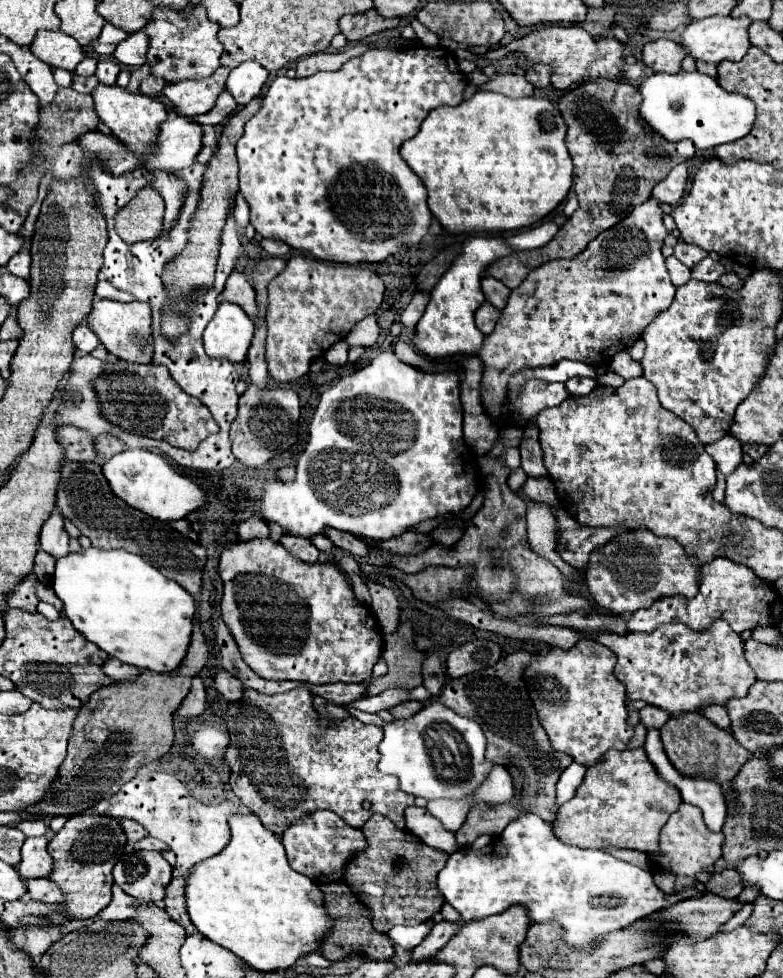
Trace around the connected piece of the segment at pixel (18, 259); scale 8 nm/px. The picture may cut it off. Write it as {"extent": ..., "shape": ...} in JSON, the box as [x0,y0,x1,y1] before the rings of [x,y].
{"extent":[6,252,32,280],"shape":[[[18,252],[16,256],[10,258],[6,270],[8,270],[10,274],[14,274],[14,276],[20,276],[20,278],[28,280],[28,278],[30,278],[30,266],[32,266],[30,254],[28,254],[28,252]]]}

